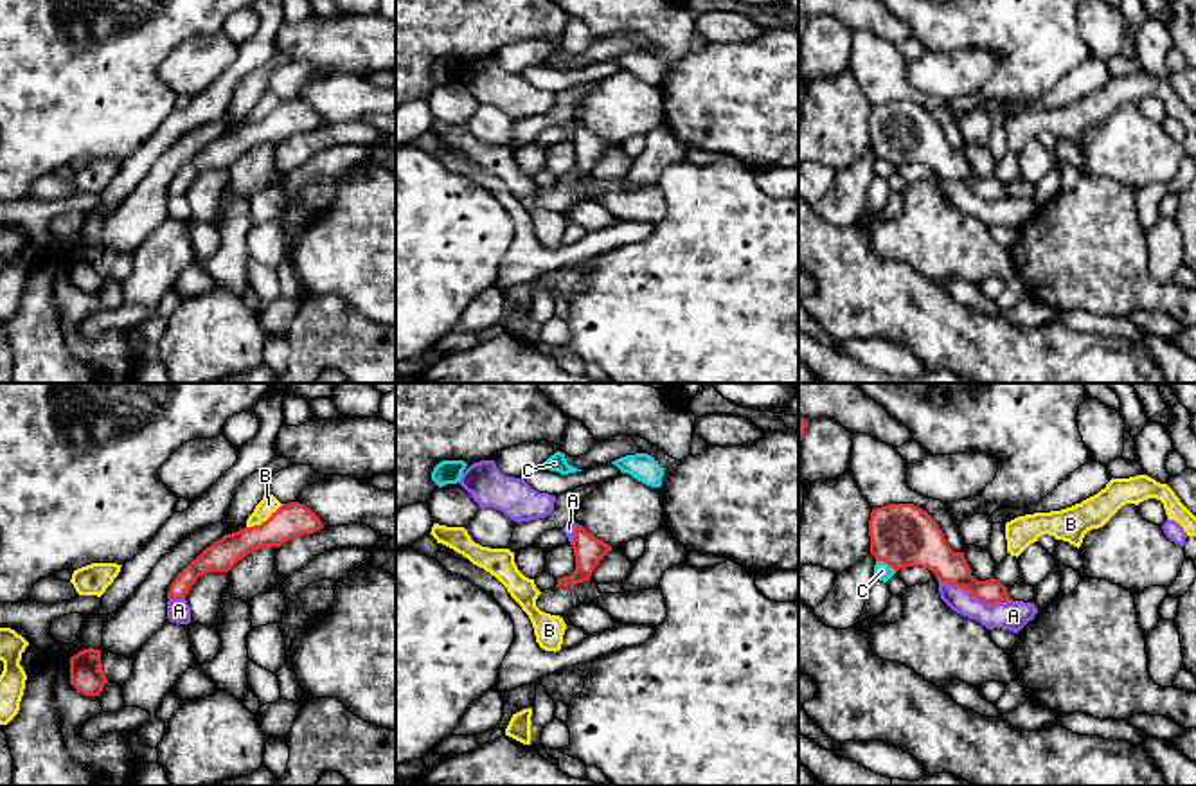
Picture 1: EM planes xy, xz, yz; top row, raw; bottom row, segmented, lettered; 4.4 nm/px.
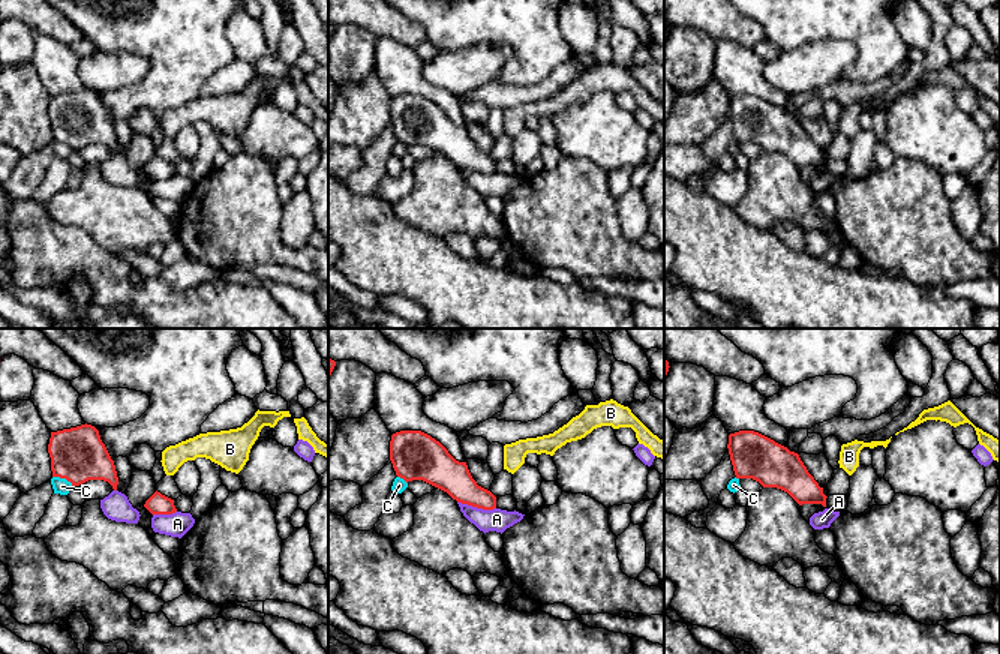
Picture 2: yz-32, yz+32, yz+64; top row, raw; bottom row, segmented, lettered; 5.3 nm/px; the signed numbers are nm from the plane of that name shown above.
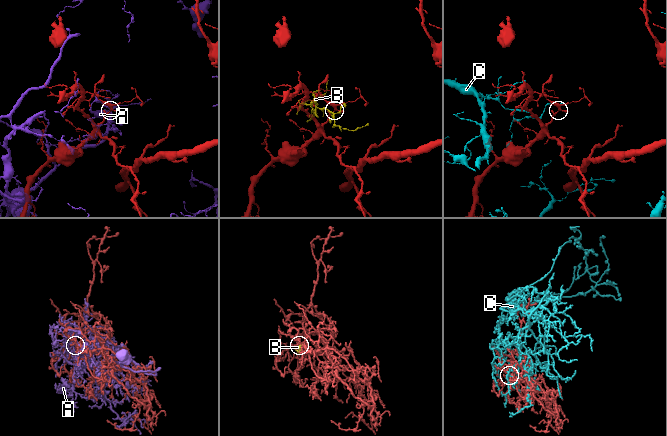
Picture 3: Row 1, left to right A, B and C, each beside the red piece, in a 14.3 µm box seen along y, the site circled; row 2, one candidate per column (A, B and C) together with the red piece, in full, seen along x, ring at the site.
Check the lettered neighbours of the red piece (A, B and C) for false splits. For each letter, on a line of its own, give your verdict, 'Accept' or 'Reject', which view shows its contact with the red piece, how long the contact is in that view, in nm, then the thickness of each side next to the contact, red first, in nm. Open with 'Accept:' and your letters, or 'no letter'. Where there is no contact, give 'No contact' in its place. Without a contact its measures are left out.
Accept: B
A: Reject. Touches red in yz. Shared border 340 nm. Thickness 150 nm (red) against 140 nm
B: Accept. Touches red in xy. Shared border 200 nm. Thickness 150 nm (red) against 80 nm
C: Reject. Touches red in yz. Shared border 110 nm. Thickness 280 nm (red) against 80 nm

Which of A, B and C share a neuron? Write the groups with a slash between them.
A / B / C

